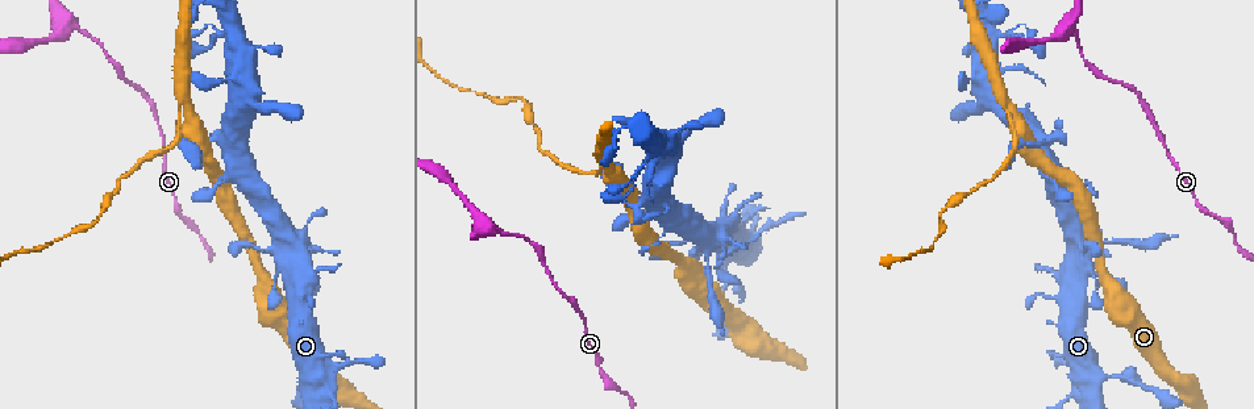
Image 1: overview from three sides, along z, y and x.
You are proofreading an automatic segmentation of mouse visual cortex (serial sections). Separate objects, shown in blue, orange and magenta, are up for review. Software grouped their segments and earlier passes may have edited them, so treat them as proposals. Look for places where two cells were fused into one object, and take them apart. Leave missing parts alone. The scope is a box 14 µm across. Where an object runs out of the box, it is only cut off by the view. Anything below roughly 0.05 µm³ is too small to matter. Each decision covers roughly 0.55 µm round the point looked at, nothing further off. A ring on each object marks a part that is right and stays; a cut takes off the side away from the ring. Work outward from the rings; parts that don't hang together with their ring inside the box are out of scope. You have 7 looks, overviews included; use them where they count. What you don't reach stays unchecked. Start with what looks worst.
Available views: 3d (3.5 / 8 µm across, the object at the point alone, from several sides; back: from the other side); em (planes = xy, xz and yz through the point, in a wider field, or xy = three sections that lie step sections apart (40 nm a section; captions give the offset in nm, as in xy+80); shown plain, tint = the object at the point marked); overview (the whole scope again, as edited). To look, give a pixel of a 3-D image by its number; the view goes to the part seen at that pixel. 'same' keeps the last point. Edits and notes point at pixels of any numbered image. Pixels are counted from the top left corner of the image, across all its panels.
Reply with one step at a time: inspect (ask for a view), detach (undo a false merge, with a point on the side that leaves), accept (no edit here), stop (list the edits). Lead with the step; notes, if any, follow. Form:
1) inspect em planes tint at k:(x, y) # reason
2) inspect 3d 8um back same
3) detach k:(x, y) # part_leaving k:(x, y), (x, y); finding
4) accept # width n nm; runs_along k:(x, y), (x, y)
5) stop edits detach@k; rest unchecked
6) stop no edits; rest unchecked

inspect 3d 3.5um at 1:(1015, 129) # abrupt turn

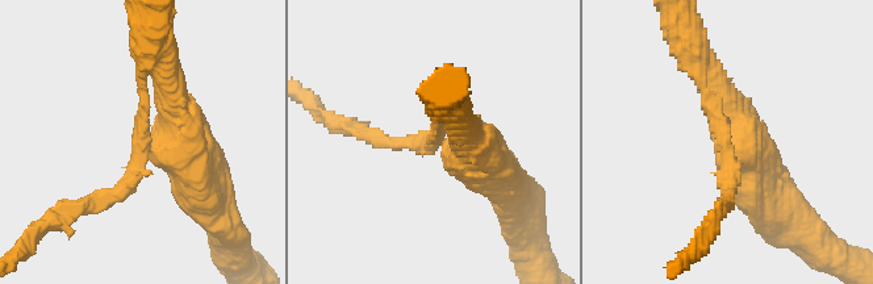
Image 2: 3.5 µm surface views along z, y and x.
inspect em planes tint at 2:(156, 150) # arms 3; arm_widths 200, 400, 450 nm

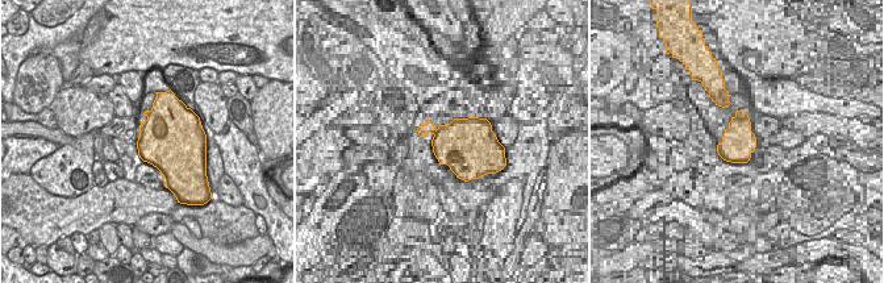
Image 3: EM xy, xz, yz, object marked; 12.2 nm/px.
accept # width 700 nm; runs_along 2:(786, 218), (705, 69); continuous, no second cell

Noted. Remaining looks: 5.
inspect 3d 3.5um at 1:(1210, 213) # thin neck

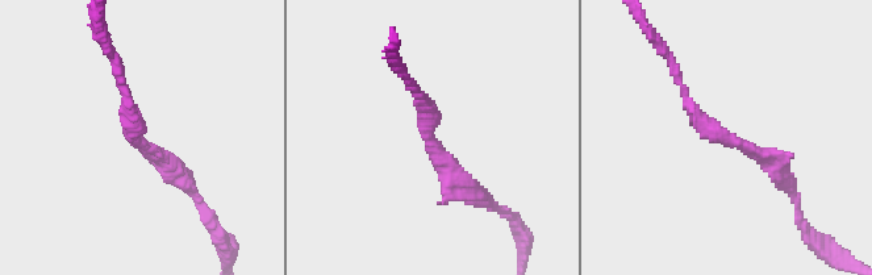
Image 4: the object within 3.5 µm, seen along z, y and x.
inspect em xy step 1 plain at 4:(433, 143) # arm_widths 150, 250 nm; need the tissue

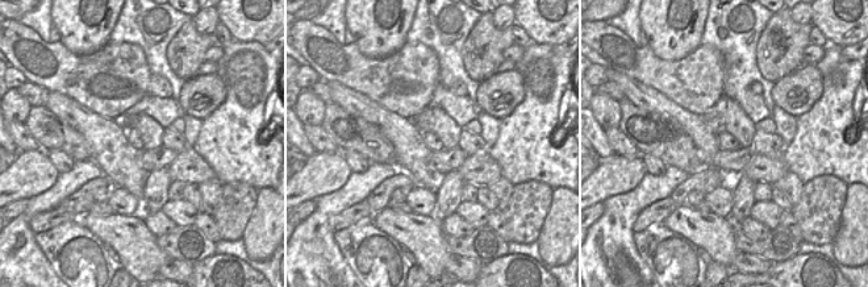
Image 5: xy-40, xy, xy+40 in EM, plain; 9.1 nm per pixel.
inspect em xy step 1 tint same

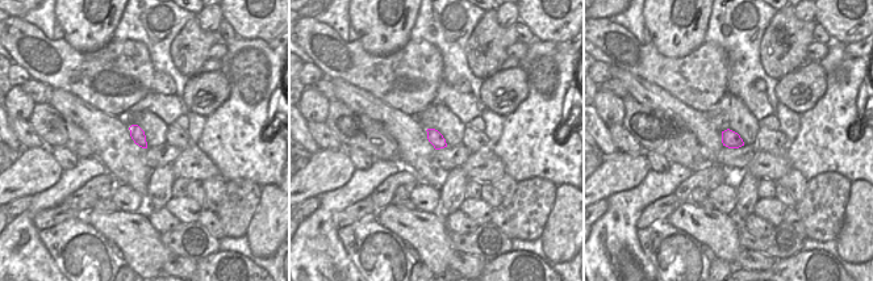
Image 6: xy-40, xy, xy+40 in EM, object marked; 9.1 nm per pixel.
accept # runs_along 4:(678, 80), (714, 133), (766, 157), (789, 186); one cell here

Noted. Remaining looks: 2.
inspect 3d 3.5um at 1:(1094, 378) # thick turns thin

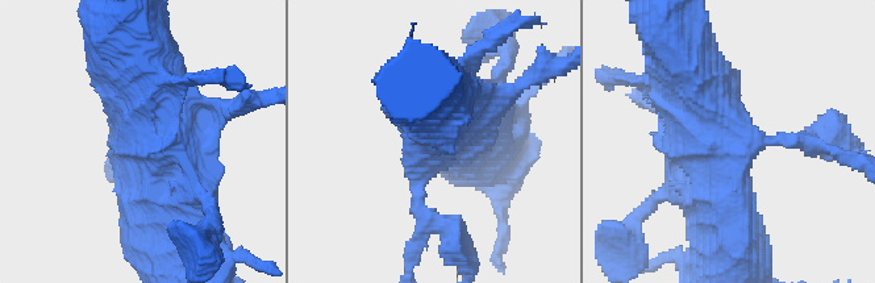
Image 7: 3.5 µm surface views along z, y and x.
inspect em xy step 3 tint at 7:(127, 140) # now the EM

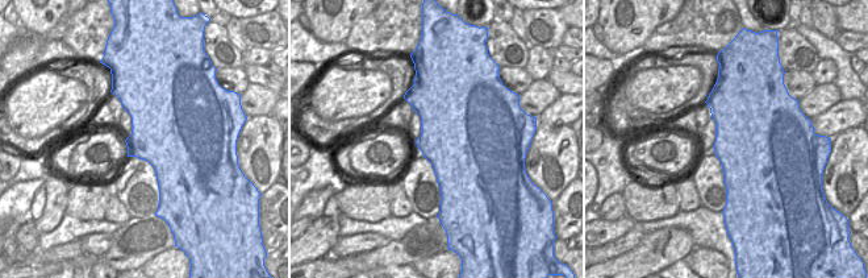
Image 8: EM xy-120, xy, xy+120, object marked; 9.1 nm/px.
accept # runs_along 7:(129, 53), (141, 117), (215, 158); all the same cell

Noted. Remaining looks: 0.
stop no edits; rest unchecked

